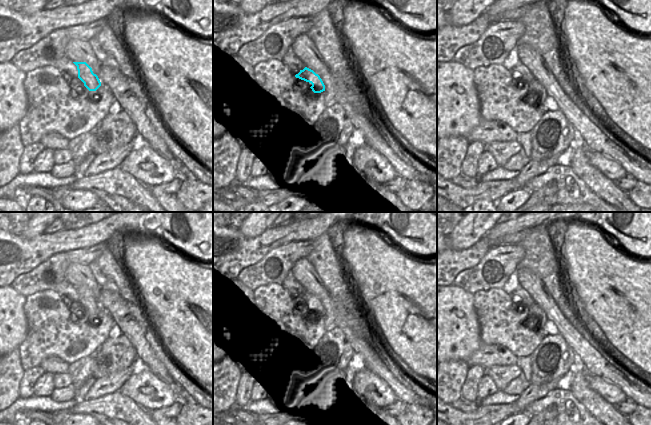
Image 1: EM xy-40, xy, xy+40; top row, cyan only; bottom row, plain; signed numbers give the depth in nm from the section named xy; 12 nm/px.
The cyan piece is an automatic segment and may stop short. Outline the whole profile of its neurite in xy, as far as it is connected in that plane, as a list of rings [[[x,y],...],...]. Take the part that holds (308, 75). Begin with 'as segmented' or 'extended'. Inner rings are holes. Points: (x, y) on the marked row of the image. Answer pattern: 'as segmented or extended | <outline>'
extended | [[[305,67],[303,70],[300,70],[295,77],[304,80],[304,88],[310,87],[314,93],[321,93],[325,91],[325,85],[320,76],[307,67]]]

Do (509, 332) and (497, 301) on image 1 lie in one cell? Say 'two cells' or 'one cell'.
one cell

